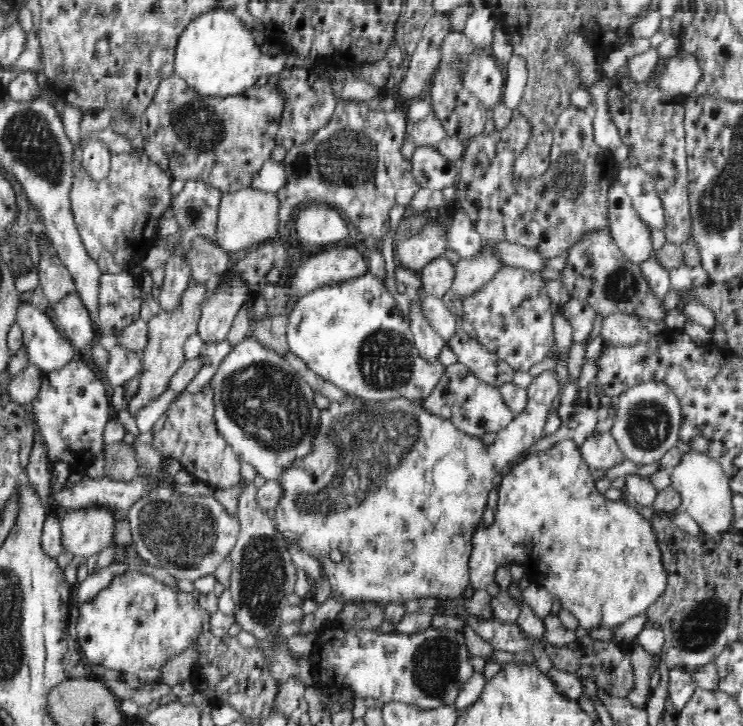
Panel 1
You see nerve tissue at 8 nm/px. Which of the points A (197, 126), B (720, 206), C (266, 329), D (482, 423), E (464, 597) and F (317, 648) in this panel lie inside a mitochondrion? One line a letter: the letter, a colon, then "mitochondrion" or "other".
A: mitochondrion
B: mitochondrion
C: other
D: mitochondrion
E: other
F: other

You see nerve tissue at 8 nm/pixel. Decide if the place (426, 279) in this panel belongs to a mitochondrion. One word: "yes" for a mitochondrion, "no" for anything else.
no

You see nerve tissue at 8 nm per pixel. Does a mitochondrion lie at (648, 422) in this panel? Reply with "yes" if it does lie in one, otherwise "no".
yes

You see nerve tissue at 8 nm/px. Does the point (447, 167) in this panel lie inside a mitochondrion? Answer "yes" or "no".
no

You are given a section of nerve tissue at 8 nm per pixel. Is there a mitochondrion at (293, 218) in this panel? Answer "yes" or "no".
no

